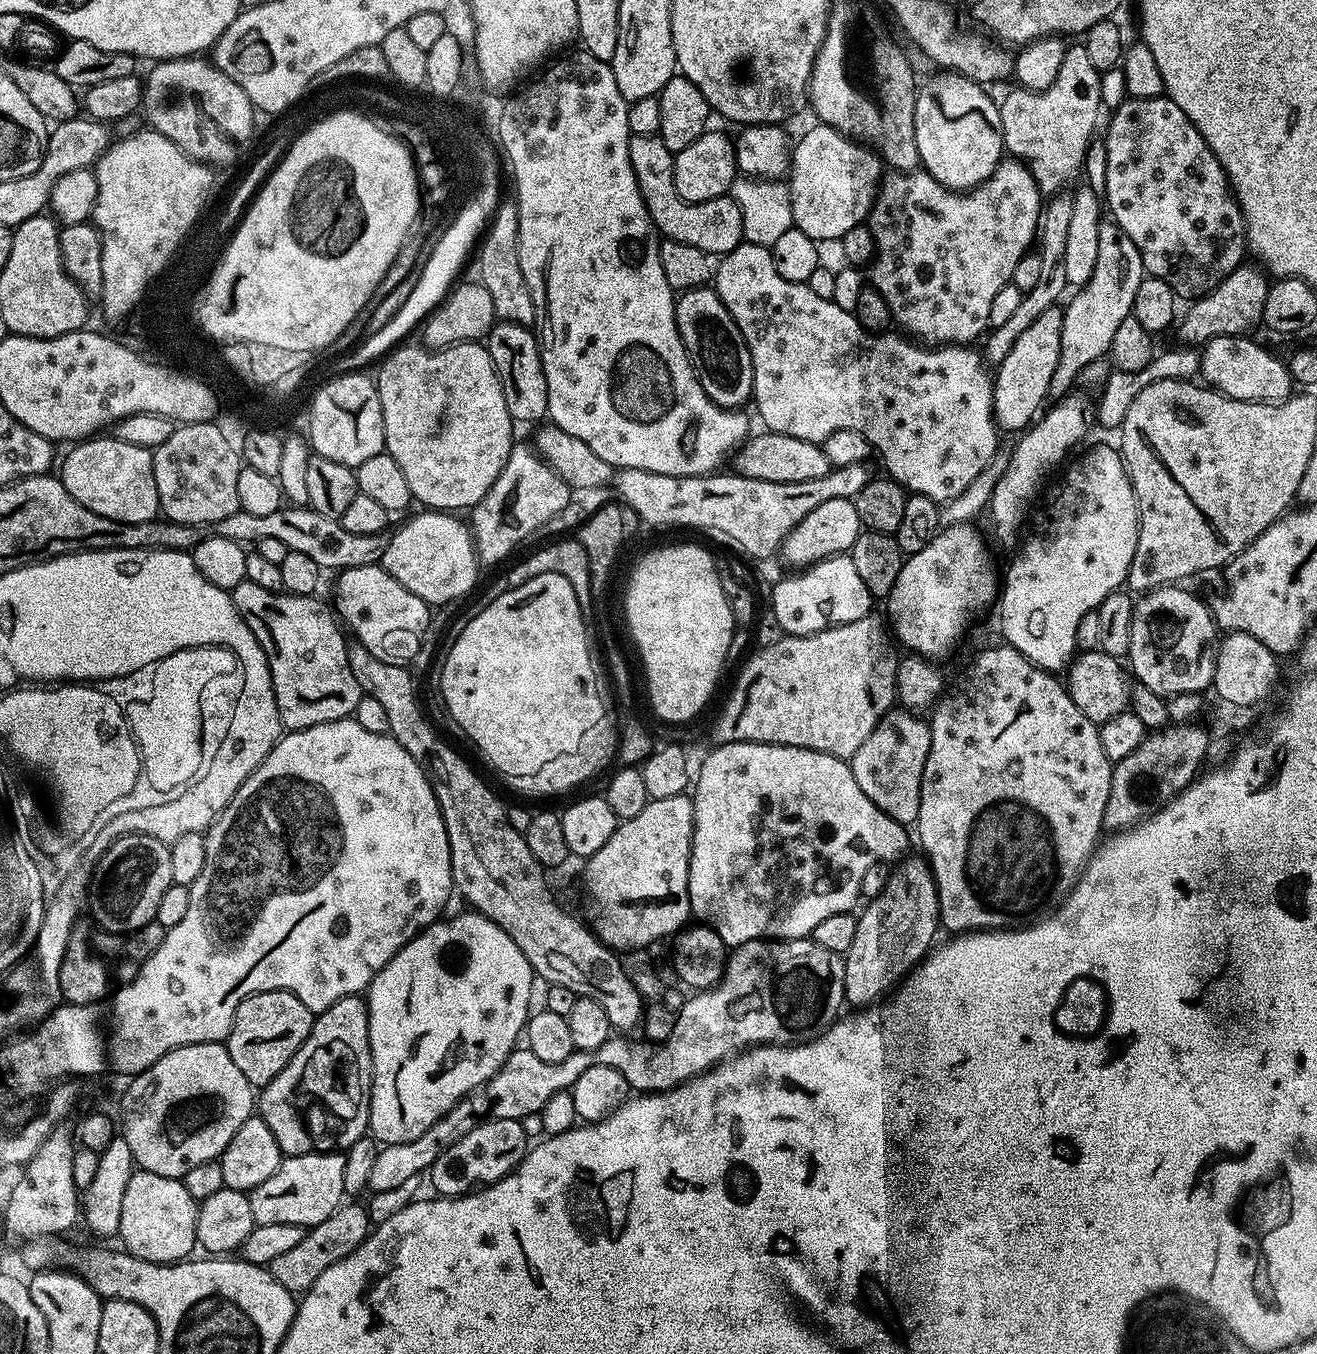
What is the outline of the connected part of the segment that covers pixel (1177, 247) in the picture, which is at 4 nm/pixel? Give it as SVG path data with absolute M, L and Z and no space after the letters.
M1155 96L1149 100L1127 98L1111 113L1110 118L1112 121L1108 124L1108 136L1106 135L1103 139L1107 152L1106 186L1102 196L1106 201L1107 211L1108 208L1112 211L1111 219L1128 235L1130 242L1134 242L1134 246L1138 246L1138 254L1142 254L1144 270L1149 277L1166 282L1173 294L1181 301L1193 302L1210 294L1232 271L1245 263L1244 256L1246 257L1248 243L1248 227L1244 225L1244 215L1240 209L1240 203L1236 201L1236 193L1232 191L1232 185L1228 183L1228 175L1225 174L1224 167L1218 162L1214 150L1208 148L1208 143L1204 141L1202 134L1194 126L1194 122L1190 122L1190 118L1186 118L1186 114L1182 114L1182 110L1174 101L1164 96Z

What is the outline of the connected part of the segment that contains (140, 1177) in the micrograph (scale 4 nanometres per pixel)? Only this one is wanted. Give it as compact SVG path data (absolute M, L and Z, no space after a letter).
M133 1171L126 1194L122 1198L122 1222L119 1243L123 1251L155 1264L174 1264L193 1255L196 1242L196 1209L198 1202L190 1198L183 1179L162 1178L162 1174Z

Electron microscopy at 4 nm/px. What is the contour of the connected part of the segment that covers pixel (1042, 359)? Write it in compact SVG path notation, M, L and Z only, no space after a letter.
M1059 307L1046 310L1046 314L1041 314L1037 321L1018 338L1018 342L1014 342L1014 350L1010 350L1010 354L1006 354L1006 358L995 369L992 415L1005 433L1008 431L1016 434L1029 427L1045 407L1044 400L1049 399L1050 378L1054 378L1054 366L1058 366L1058 350L1062 346L1060 331L1063 317L1063 311Z

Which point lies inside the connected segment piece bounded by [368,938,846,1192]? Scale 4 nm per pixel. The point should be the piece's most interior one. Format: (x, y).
(772, 991)

